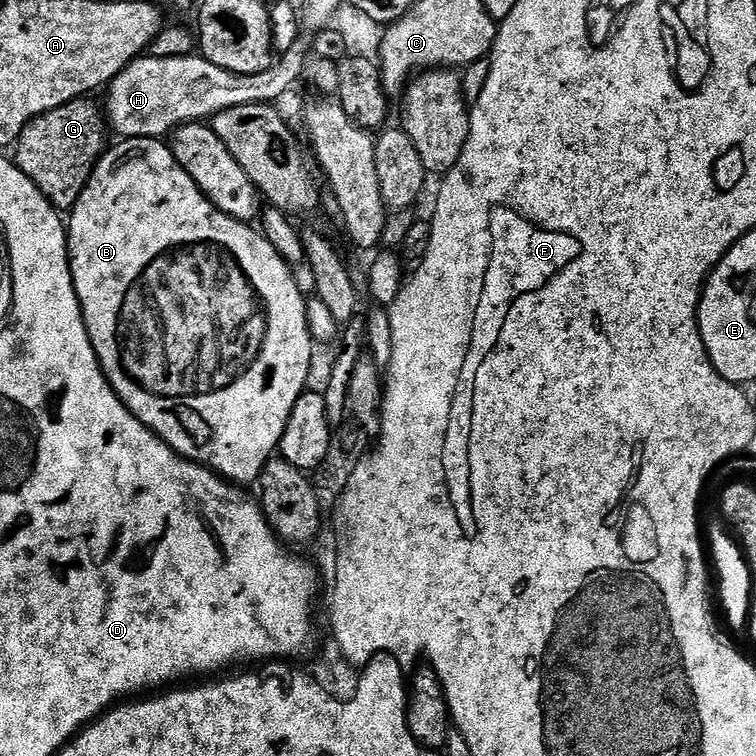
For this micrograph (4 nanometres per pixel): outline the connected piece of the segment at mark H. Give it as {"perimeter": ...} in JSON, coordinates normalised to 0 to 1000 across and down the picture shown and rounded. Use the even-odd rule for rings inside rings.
{"perimeter":[[[200,71],[187,73],[184,77],[175,81],[173,85],[168,85],[159,97],[155,98],[152,103],[148,104],[146,112],[146,120],[148,120],[148,159],[146,153],[146,164],[155,169],[156,173],[164,183],[171,181],[200,181],[210,183],[209,180],[221,181],[229,171],[235,169],[242,164],[257,164],[261,161],[274,160],[276,156],[286,152],[287,148],[299,144],[307,144],[310,140],[325,139],[325,138],[337,138],[343,134],[344,127],[340,127],[339,123],[331,122],[328,116],[329,104],[327,102],[310,98],[298,91],[291,91],[286,86],[280,86],[278,82],[270,79],[270,77],[263,71],[253,71],[247,74],[233,74],[233,75],[209,75]]]}

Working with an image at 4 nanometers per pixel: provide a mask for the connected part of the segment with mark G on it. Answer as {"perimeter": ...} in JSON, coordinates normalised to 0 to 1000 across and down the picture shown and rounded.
{"perimeter":[[[116,130],[94,132],[90,138],[77,140],[61,151],[46,153],[21,183],[19,213],[22,221],[34,230],[36,235],[49,243],[50,251],[75,278],[94,278],[97,275],[101,265],[106,261],[107,250],[111,249],[111,242],[115,241],[122,224],[127,221],[127,213],[132,210],[140,196],[140,189],[138,190],[139,155],[138,159],[132,155],[131,146],[119,134],[120,131]]]}

